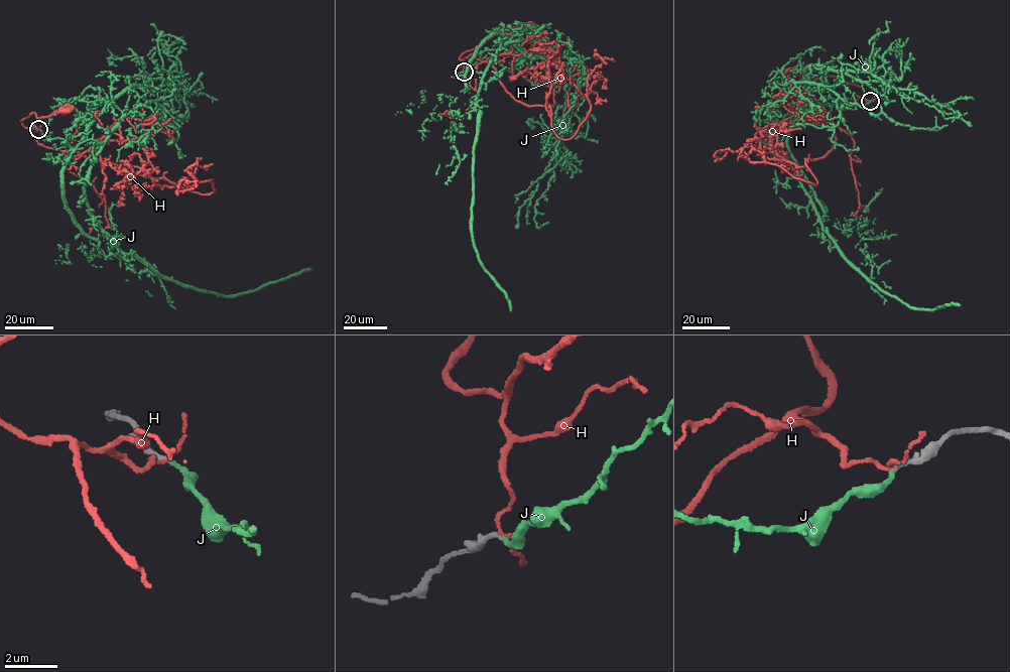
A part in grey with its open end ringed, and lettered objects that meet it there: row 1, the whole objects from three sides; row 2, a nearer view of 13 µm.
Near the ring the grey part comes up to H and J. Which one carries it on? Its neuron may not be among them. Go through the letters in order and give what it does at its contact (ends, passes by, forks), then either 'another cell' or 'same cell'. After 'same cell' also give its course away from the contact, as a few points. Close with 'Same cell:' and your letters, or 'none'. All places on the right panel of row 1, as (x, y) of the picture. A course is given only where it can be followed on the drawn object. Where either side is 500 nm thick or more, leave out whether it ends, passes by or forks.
H: it passes by; another cell
J: it ends; same cell; course (870, 101), (795, 112), (809, 66), (778, 99), (777, 141), (823, 229), (869, 280), (910, 306), (960, 305)
Same cell: J

